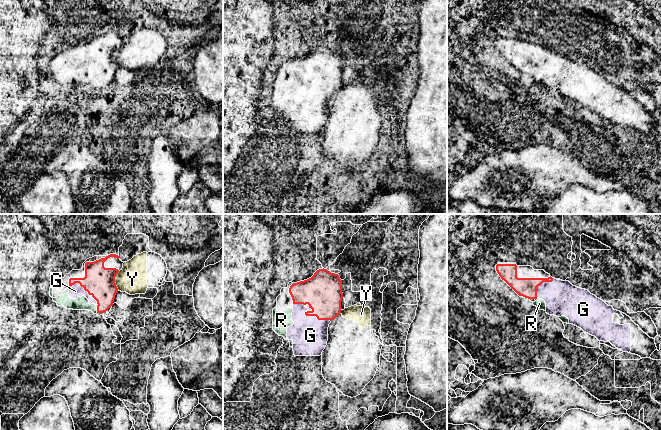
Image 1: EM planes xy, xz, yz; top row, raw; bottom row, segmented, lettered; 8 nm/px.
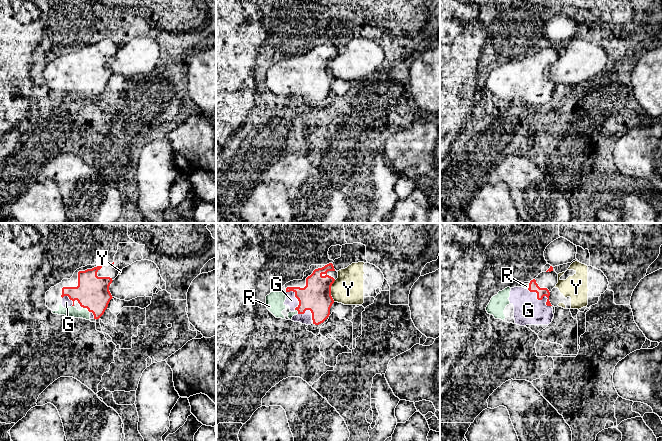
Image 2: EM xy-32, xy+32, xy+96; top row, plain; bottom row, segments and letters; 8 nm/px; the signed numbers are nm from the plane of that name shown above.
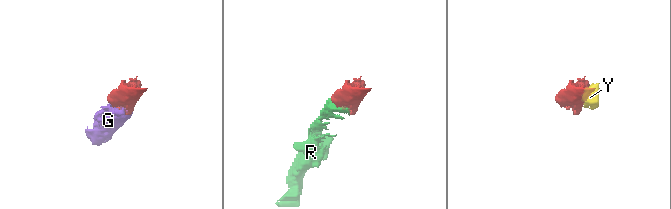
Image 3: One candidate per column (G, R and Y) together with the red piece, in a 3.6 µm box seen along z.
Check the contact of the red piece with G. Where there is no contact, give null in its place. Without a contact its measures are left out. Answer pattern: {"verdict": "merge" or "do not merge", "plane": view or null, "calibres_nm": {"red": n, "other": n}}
{"verdict": "merge", "plane": "xy", "calibres_nm": {"red": 240, "other": 110}}

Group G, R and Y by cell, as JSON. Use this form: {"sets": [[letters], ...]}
{"sets": [["G", "R"], ["Y"]]}

